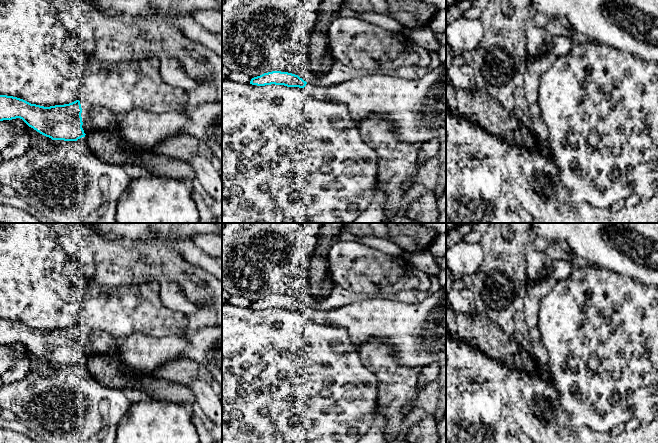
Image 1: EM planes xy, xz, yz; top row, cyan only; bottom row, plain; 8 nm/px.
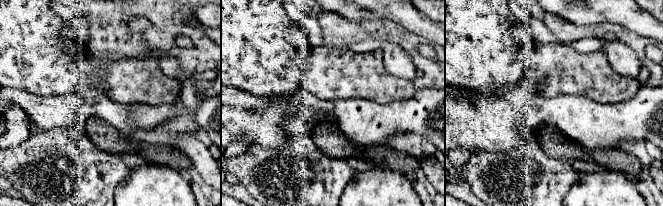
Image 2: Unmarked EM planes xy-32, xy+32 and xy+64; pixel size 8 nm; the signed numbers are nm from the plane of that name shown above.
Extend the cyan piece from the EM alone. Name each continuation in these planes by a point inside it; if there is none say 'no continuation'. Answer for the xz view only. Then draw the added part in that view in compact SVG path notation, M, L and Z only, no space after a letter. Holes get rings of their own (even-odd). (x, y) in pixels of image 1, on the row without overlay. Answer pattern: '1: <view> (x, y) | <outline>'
1: xz (417, 332) | M446 286L414 304L375 298L336 309L306 308L303 313L318 324L346 328L358 352L370 338L376 338L394 348L396 360L403 366L425 367L446 358Z

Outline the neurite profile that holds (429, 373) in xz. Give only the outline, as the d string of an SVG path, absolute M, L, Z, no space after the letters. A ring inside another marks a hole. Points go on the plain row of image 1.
M433 363L422 368L418 386L424 388L427 384L437 380L439 374L439 363Z

